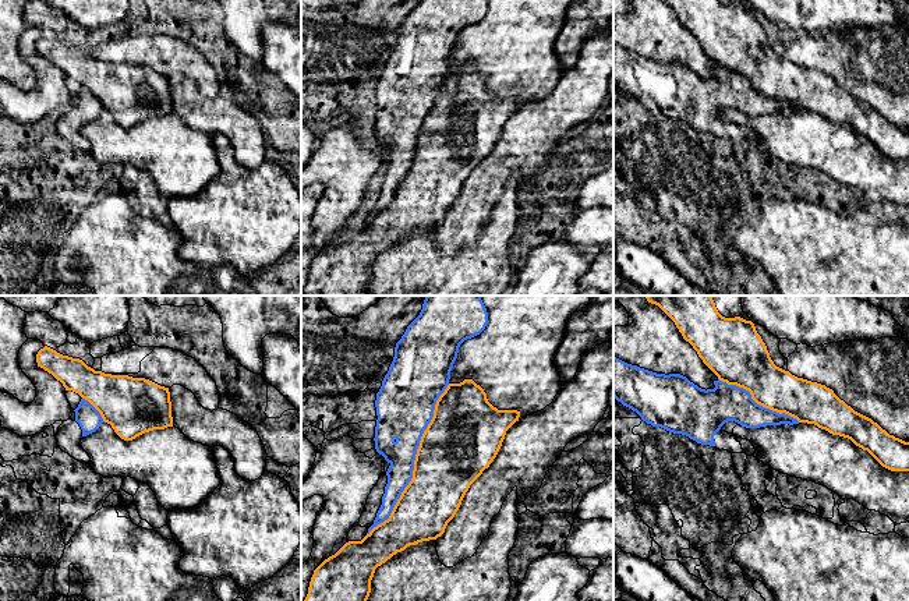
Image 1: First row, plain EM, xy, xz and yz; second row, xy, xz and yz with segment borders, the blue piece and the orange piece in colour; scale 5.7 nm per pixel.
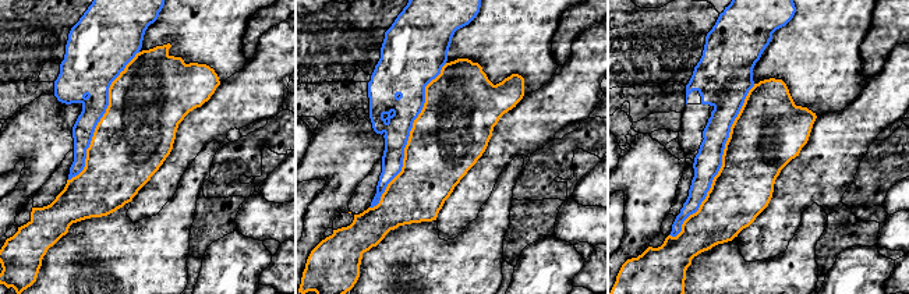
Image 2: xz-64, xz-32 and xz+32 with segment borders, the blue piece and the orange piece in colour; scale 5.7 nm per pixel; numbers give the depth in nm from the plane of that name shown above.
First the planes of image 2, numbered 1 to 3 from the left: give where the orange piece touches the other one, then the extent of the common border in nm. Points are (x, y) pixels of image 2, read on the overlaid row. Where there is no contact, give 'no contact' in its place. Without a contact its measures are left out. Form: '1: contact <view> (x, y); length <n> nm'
1: contact xz-64 (102, 116); length 850 nm
2: contact xz-32 (409, 135); length 950 nm
3: contact xz+32 (721, 163); length 1000 nm

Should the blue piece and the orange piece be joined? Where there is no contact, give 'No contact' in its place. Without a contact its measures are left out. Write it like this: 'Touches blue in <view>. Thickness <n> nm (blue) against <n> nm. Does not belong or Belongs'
Touches blue in xz. Thickness 260 nm (blue) against 400 nm. Does not belong

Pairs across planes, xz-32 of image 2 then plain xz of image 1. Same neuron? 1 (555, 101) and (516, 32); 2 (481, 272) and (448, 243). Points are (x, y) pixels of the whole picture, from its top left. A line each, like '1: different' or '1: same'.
1: different
2: different

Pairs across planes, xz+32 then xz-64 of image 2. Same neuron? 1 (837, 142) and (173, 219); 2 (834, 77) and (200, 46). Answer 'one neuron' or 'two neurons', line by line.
1: two neurons
2: one neuron

